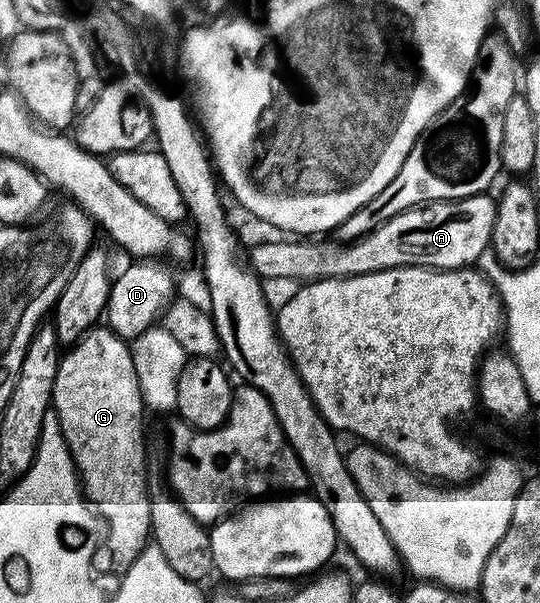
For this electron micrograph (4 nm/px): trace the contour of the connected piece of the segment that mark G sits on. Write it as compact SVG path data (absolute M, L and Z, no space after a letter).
M92 326L72 345L69 353L60 357L53 387L52 411L69 447L69 453L79 473L82 489L106 523L106 535L91 558L96 574L125 575L133 567L135 558L149 542L151 488L145 485L145 432L141 429L141 415L147 412L141 396L136 366L130 347L108 326Z

